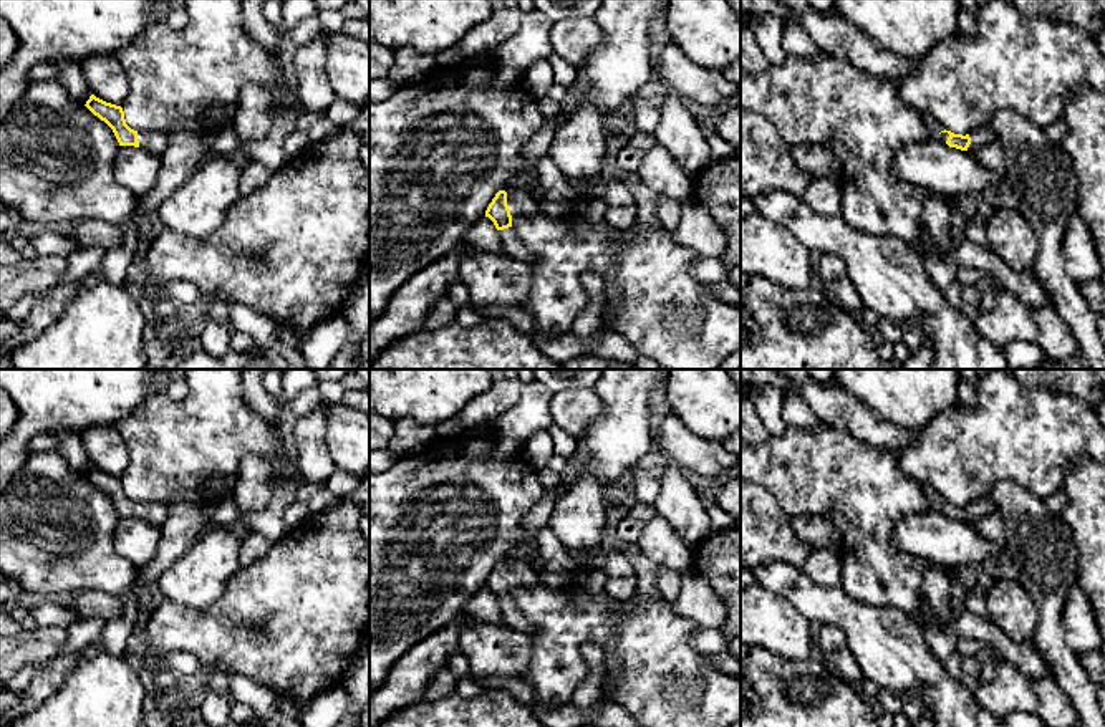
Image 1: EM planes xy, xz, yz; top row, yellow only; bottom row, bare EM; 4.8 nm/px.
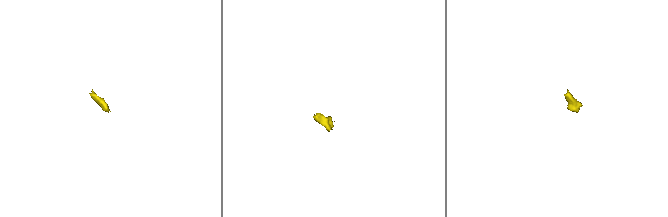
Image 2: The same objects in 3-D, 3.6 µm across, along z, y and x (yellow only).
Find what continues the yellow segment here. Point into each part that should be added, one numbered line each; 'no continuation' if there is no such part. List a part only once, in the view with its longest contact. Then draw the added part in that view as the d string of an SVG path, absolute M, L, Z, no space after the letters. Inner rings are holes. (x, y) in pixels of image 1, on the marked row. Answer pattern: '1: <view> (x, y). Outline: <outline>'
1: xz (519, 202). Outline: M512 190L507 194L507 205L510 209L510 215L535 215L540 207L528 192Z

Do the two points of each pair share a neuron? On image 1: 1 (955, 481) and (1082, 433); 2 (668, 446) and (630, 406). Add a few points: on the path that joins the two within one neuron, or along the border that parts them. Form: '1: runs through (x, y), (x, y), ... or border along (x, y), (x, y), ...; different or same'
1: runs through (986, 449), (994, 441), (1011, 434), (1051, 433); same
2: border along (651, 436), (653, 457); different

